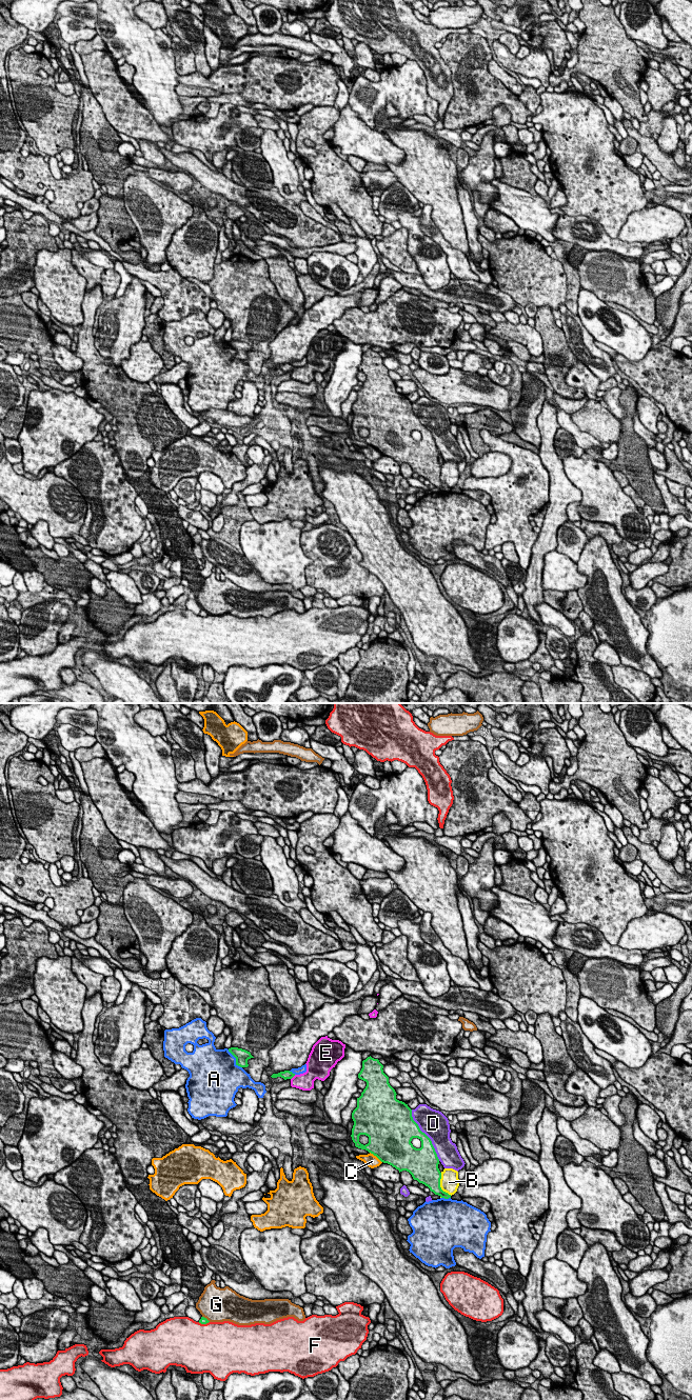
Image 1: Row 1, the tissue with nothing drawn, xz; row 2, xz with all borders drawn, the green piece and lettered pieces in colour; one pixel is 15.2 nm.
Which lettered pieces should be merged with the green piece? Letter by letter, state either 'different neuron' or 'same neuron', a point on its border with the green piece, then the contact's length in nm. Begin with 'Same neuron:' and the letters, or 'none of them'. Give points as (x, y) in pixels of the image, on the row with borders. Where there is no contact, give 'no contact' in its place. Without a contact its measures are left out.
Same neuron: none of them
A: different neuron | xz (236, 1059) | 360 nm
B: different neuron | xz (439, 1185) | 380 nm
C: different neuron | xz (376, 1156) | 260 nm
D: different neuron | xz (426, 1135) | 900 nm
E: different neuron | xz (293, 1076) | 110 nm
F: different neuron | xz (203, 1323) | 180 nm
G: different neuron | xz (205, 1318) | 150 nm

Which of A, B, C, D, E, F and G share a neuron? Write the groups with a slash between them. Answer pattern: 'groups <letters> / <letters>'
groups A / B / C D / E / F / G

